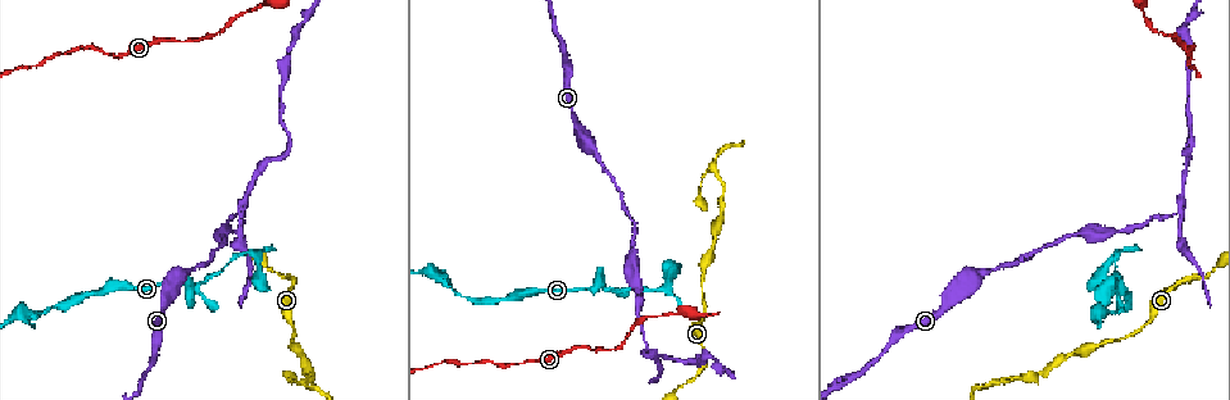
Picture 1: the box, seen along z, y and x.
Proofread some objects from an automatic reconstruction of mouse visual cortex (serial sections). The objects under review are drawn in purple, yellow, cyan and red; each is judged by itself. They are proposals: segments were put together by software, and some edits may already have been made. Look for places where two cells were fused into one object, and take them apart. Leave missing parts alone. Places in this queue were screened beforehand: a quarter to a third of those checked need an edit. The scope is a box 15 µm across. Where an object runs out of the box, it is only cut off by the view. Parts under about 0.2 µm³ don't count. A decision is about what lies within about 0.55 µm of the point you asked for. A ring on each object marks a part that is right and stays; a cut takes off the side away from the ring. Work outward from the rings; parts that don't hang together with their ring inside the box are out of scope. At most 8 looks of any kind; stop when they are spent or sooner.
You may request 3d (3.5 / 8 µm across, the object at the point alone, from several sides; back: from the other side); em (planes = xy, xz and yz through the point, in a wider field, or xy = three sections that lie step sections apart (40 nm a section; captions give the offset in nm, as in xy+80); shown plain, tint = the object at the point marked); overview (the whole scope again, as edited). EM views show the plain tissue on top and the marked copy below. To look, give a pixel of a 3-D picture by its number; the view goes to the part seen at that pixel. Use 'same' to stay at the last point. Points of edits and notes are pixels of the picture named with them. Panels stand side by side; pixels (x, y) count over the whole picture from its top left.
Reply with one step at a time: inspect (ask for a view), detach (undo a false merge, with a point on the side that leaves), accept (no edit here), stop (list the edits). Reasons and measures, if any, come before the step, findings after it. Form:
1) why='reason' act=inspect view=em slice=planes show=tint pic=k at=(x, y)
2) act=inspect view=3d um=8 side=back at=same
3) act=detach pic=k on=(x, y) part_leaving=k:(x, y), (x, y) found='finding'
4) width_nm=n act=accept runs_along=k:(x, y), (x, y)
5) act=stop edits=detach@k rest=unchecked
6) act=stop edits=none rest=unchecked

why='thick turns thin' act=inspect view=em slice=xy step=2 show=tint pic=1 at=(1122, 289)

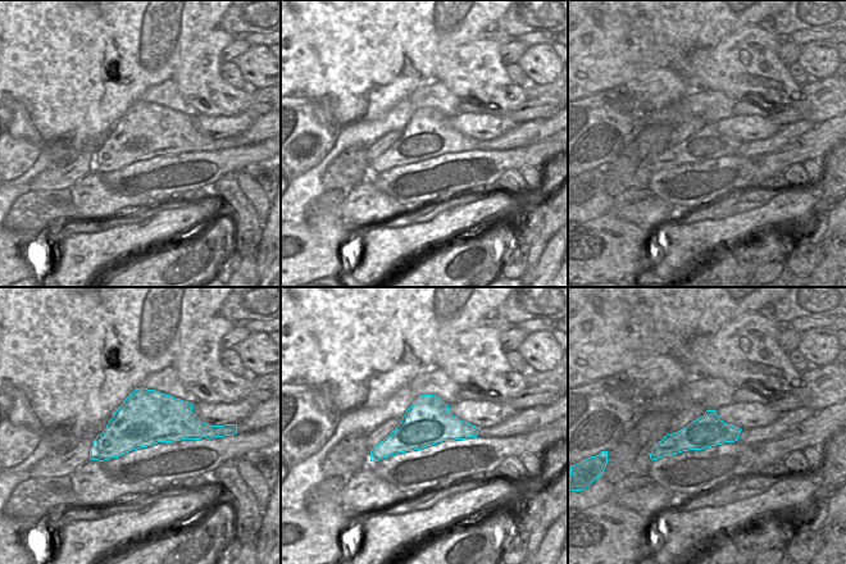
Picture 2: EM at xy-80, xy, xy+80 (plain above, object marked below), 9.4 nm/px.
why='see where the arms go' act=inspect view=3d um=3.5 at=same

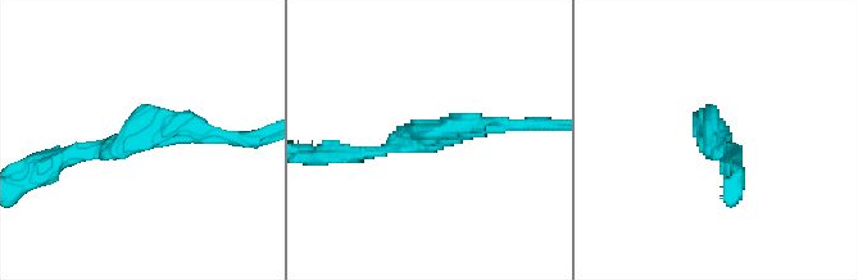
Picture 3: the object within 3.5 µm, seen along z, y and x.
arm_widths_nm=150,200 act=accept found='continuous, no second cell'

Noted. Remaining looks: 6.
why='abrupt turn' act=inspect view=3d um=3.5 side=back pic=1 at=(1114, 287)

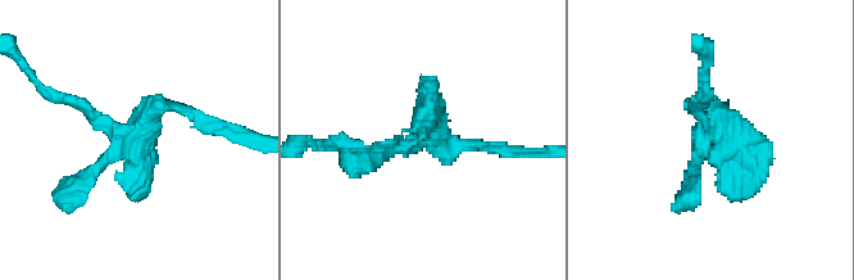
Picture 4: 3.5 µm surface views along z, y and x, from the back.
why='now the EM' act=inspect view=em slice=xy step=2 show=tint pic=4 at=(702, 135)

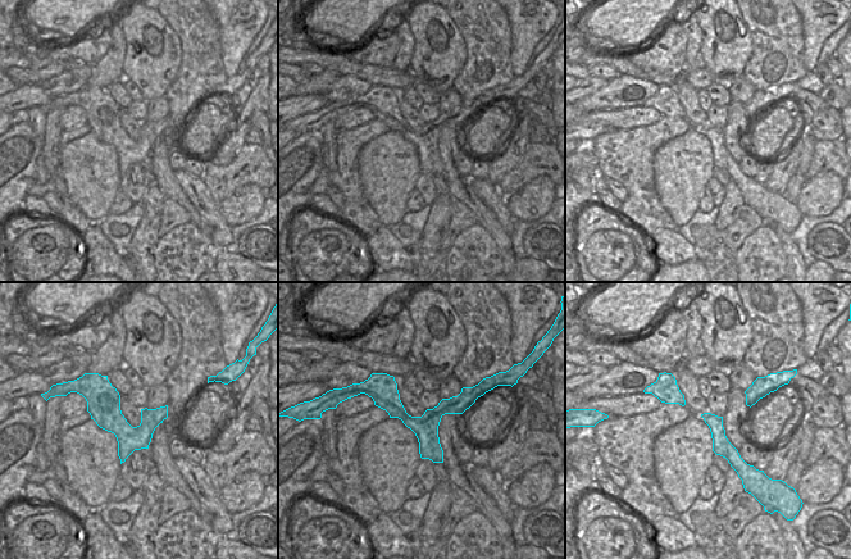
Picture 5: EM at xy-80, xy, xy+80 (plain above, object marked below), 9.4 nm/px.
act=accept runs_along=4:(467, 143), (337, 143) found='continuous, no second cell'

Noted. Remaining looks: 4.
why='narrows sharply' act=inspect view=3d um=3.5 pic=1 at=(654, 290)

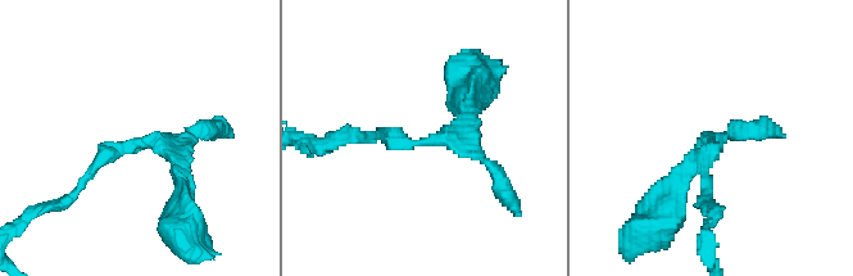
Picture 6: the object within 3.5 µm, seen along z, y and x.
act=inspect view=em slice=xy step=5 show=tint pic=6 at=(710, 143)

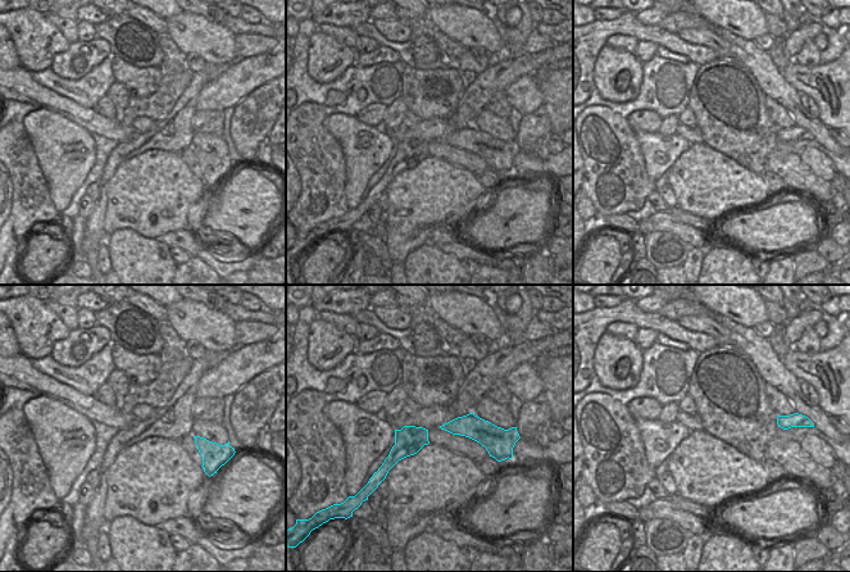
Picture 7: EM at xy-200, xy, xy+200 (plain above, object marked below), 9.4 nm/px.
act=accept runs_along=6:(359, 135), (434, 143), (470, 105) found='continuous, no second cell'

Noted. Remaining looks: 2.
act=stop edits=none rest=unchecked

